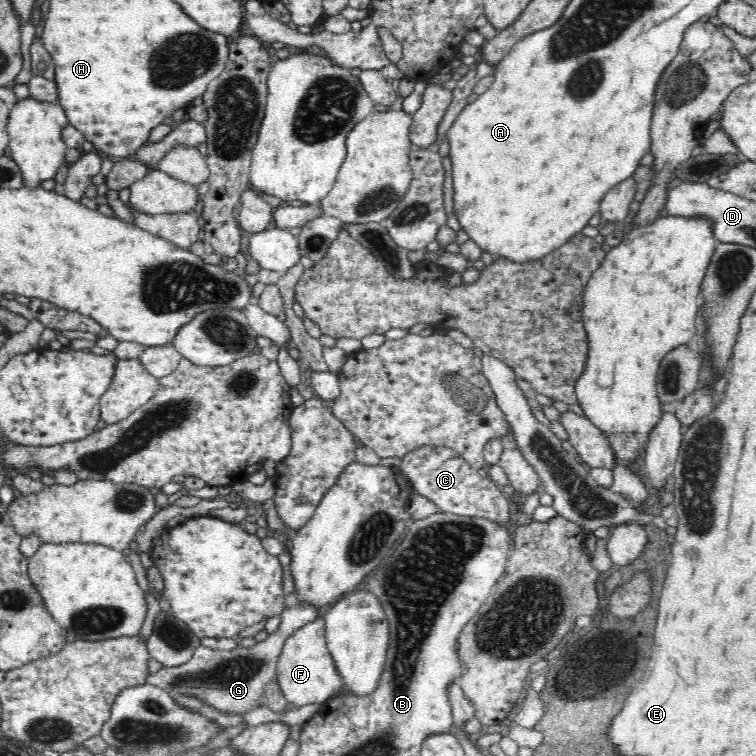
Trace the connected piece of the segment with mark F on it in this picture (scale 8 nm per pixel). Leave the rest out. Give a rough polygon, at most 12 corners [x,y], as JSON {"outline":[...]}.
{"outline":[[317,617],[283,640],[275,681],[294,708],[322,704],[339,676]]}

